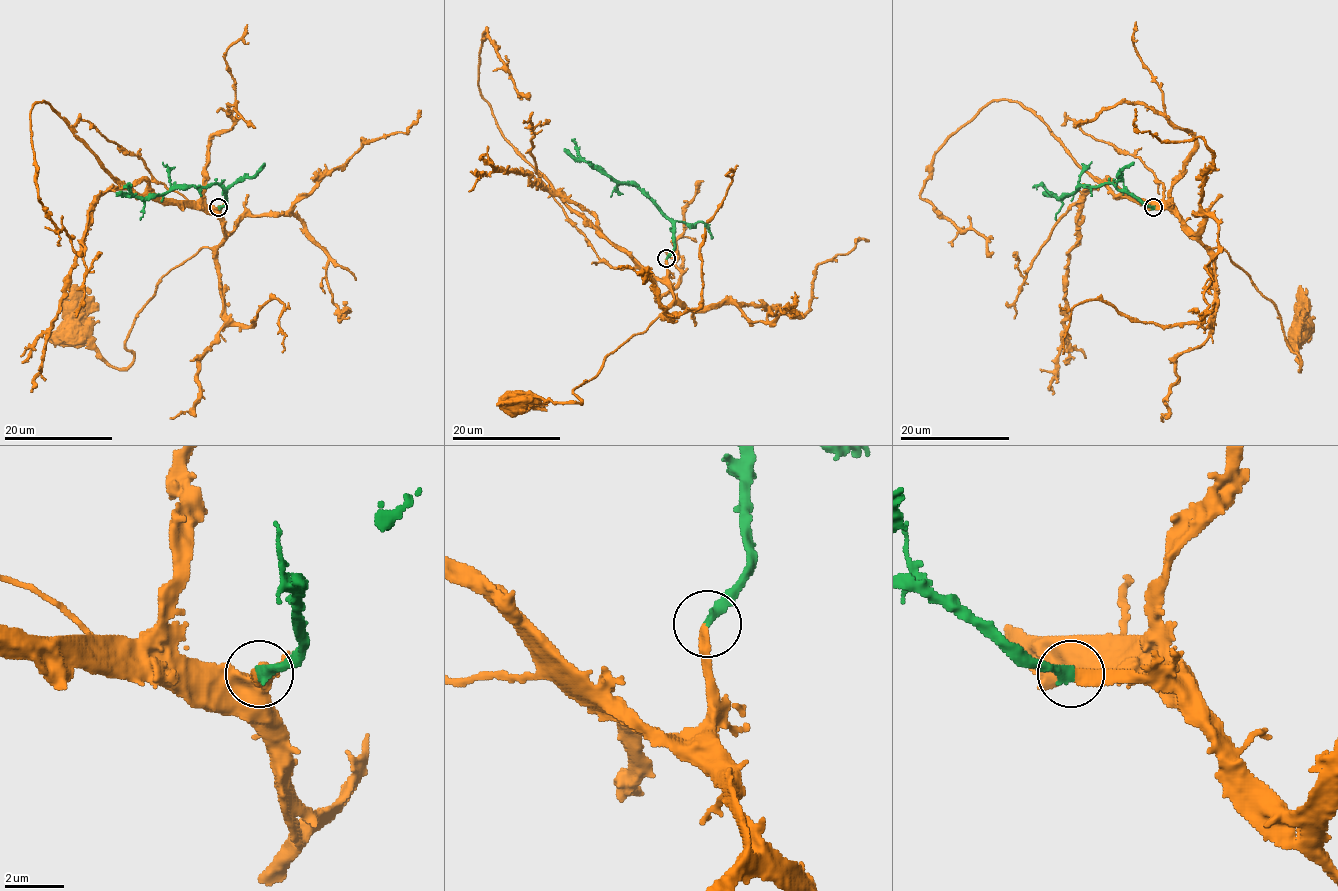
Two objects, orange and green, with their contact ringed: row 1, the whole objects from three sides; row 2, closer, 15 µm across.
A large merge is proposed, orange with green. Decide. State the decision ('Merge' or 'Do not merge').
Merge

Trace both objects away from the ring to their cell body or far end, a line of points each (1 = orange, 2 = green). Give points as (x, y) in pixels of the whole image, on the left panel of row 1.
1: (219, 208), (226, 237), (161, 278), (126, 341), (134, 355), (127, 367), (112, 367), (73, 329)
2: (219, 208), (226, 202), (226, 191), (216, 183), (172, 187), (146, 197), (136, 197), (127, 186), (123, 187)

